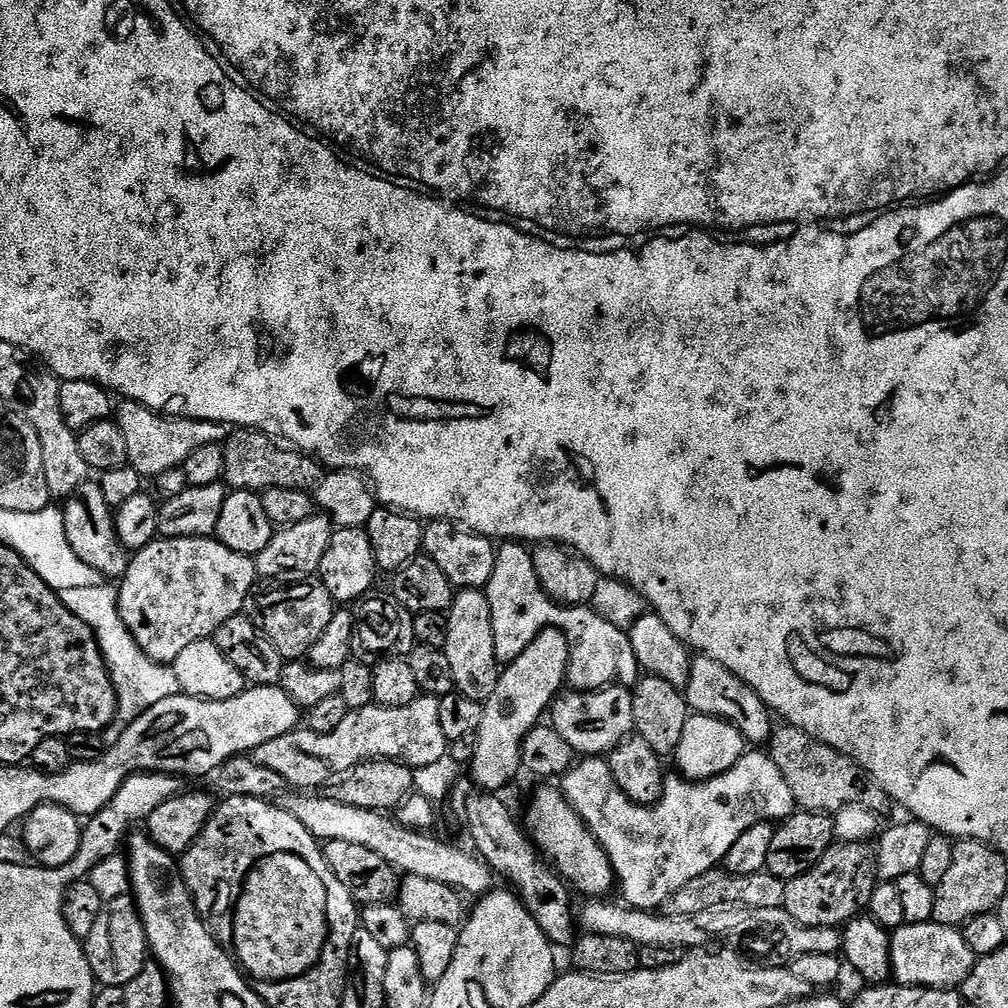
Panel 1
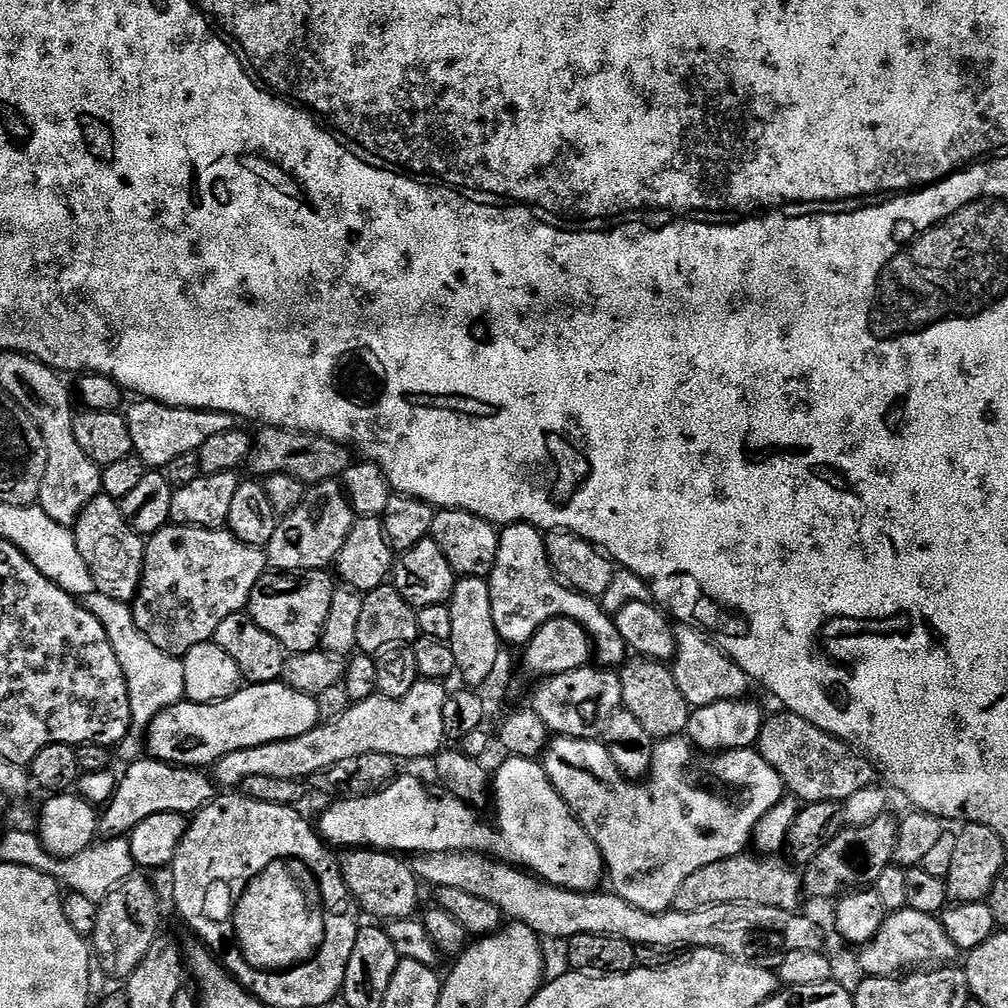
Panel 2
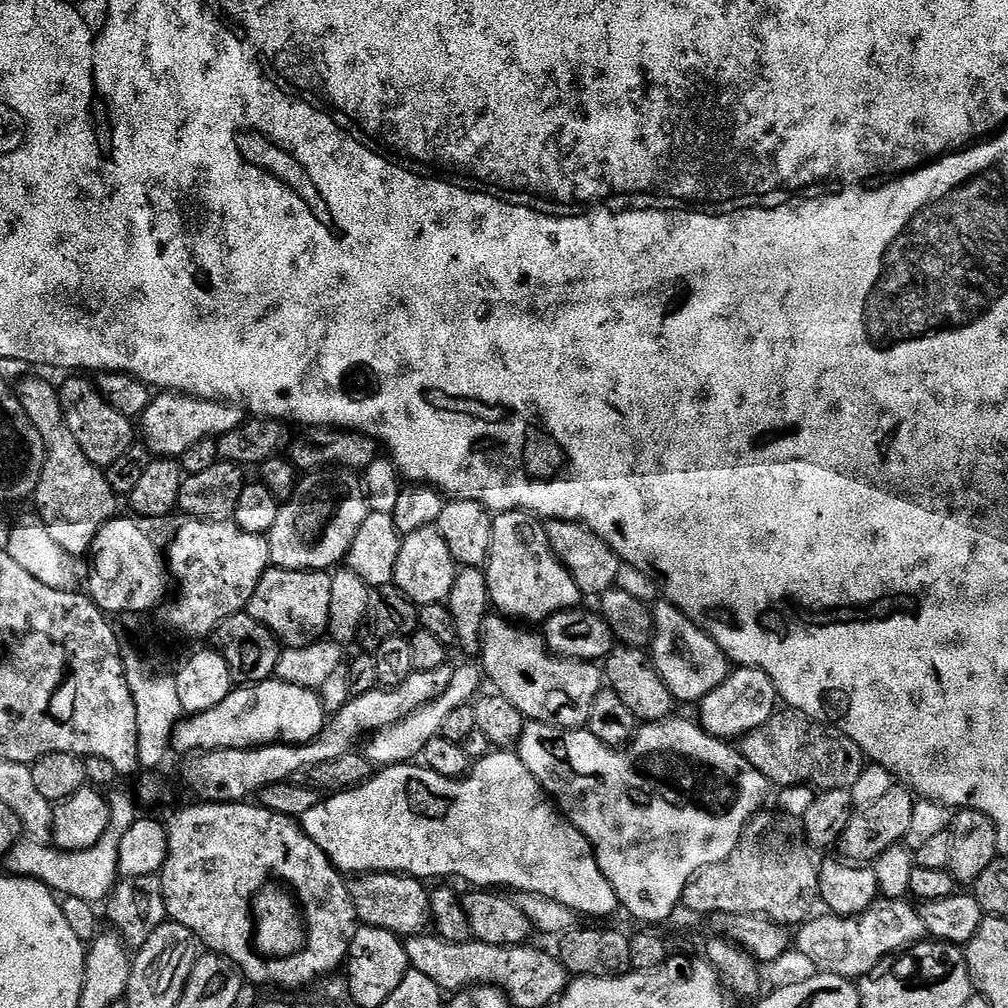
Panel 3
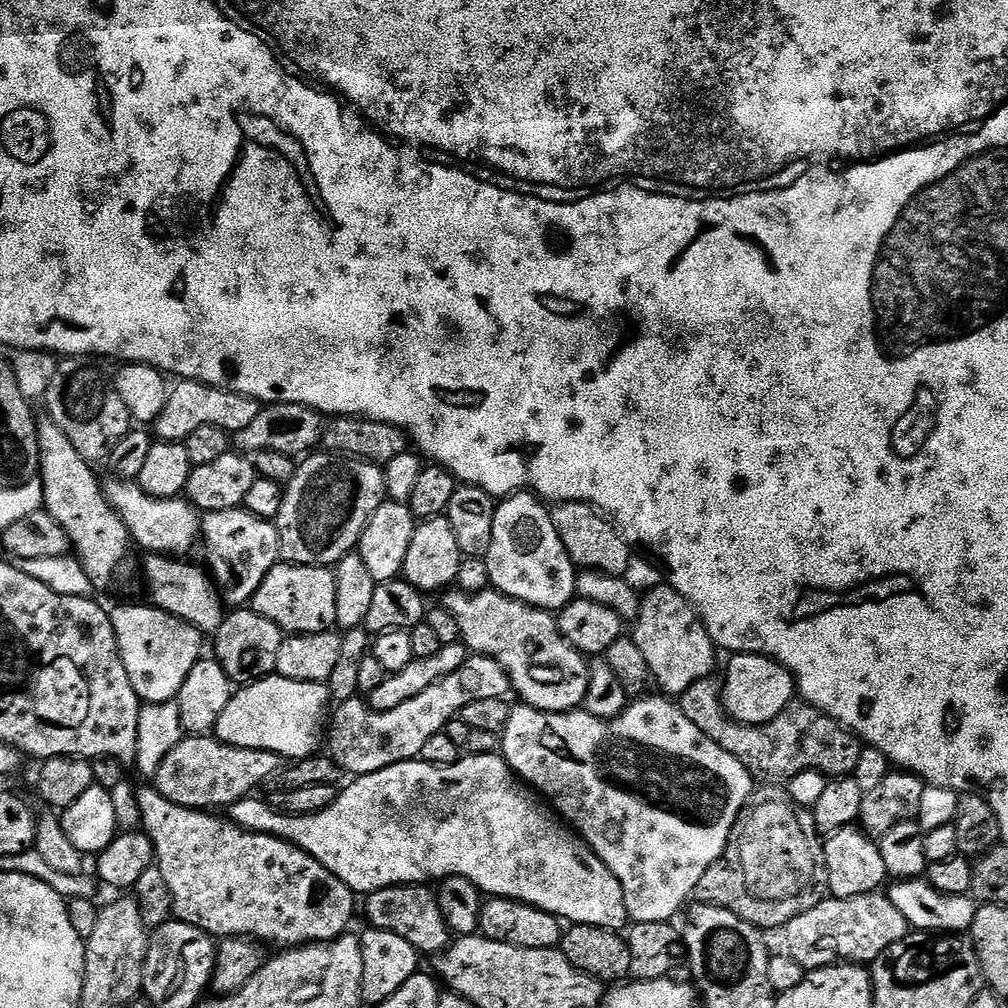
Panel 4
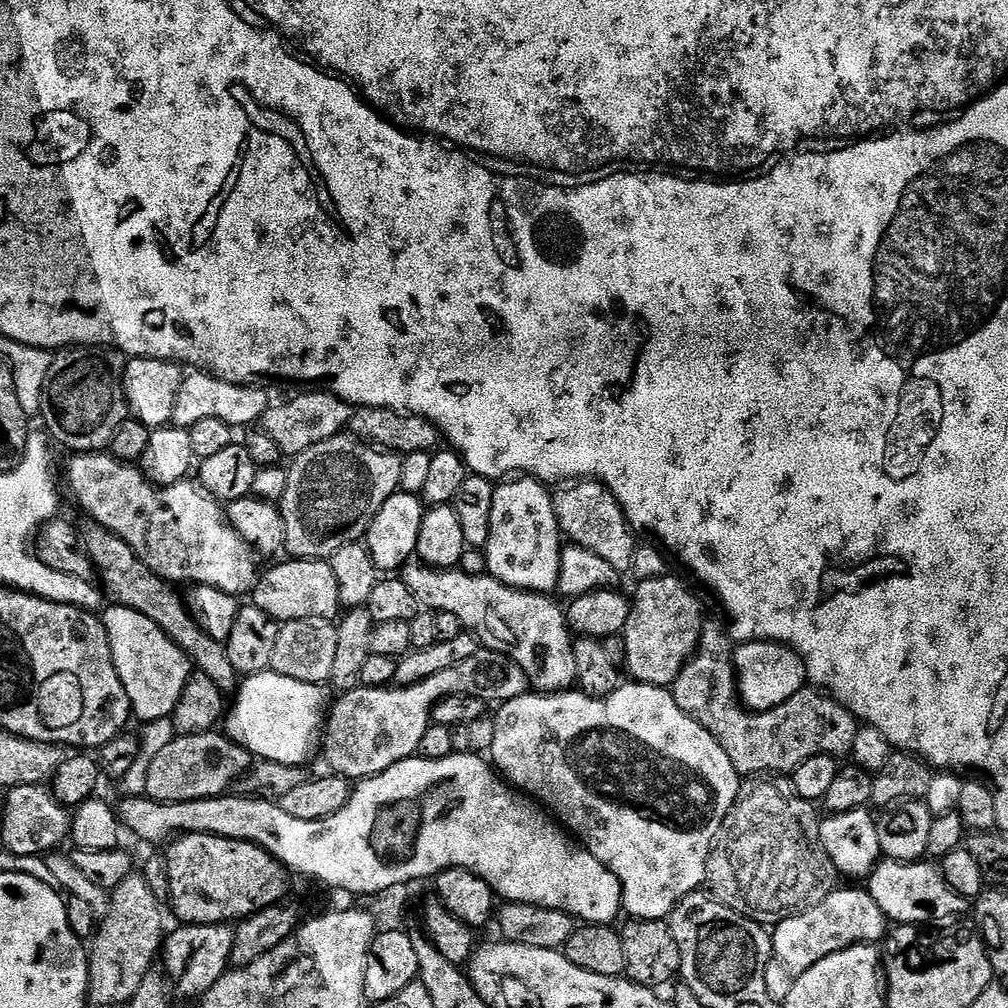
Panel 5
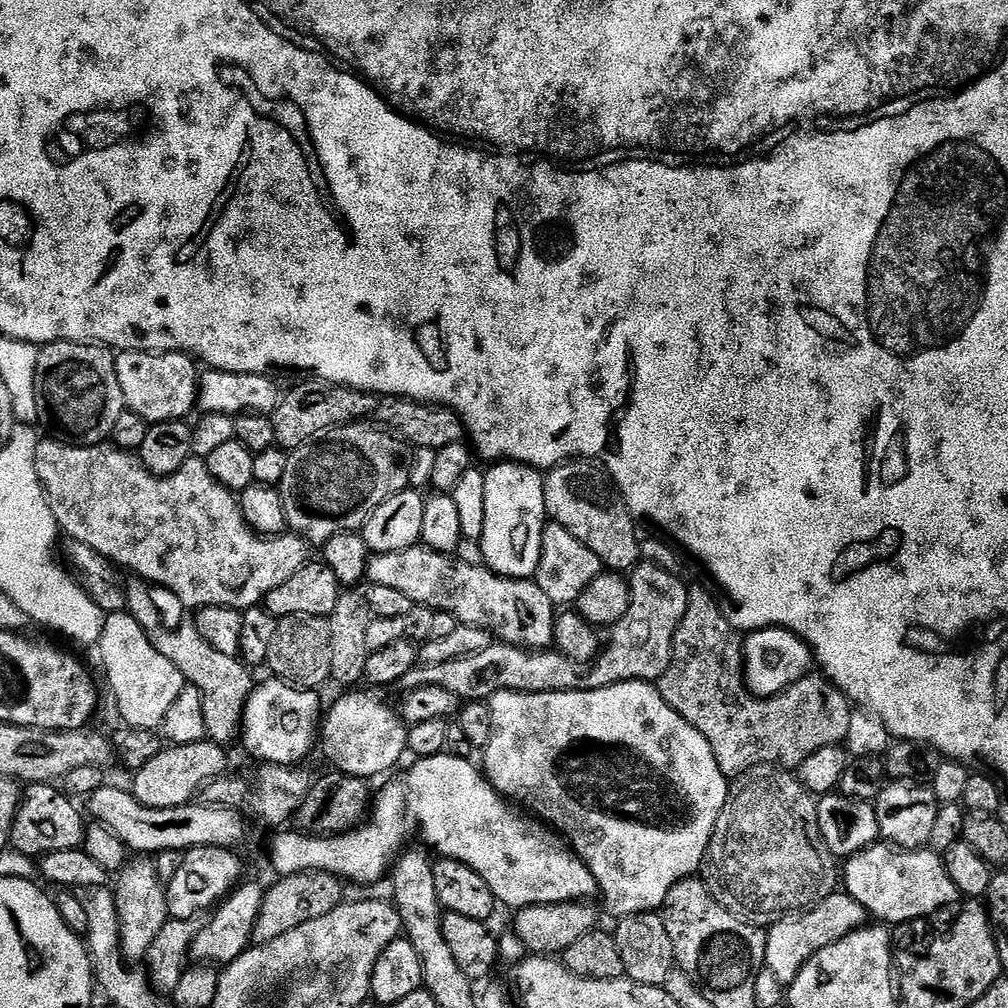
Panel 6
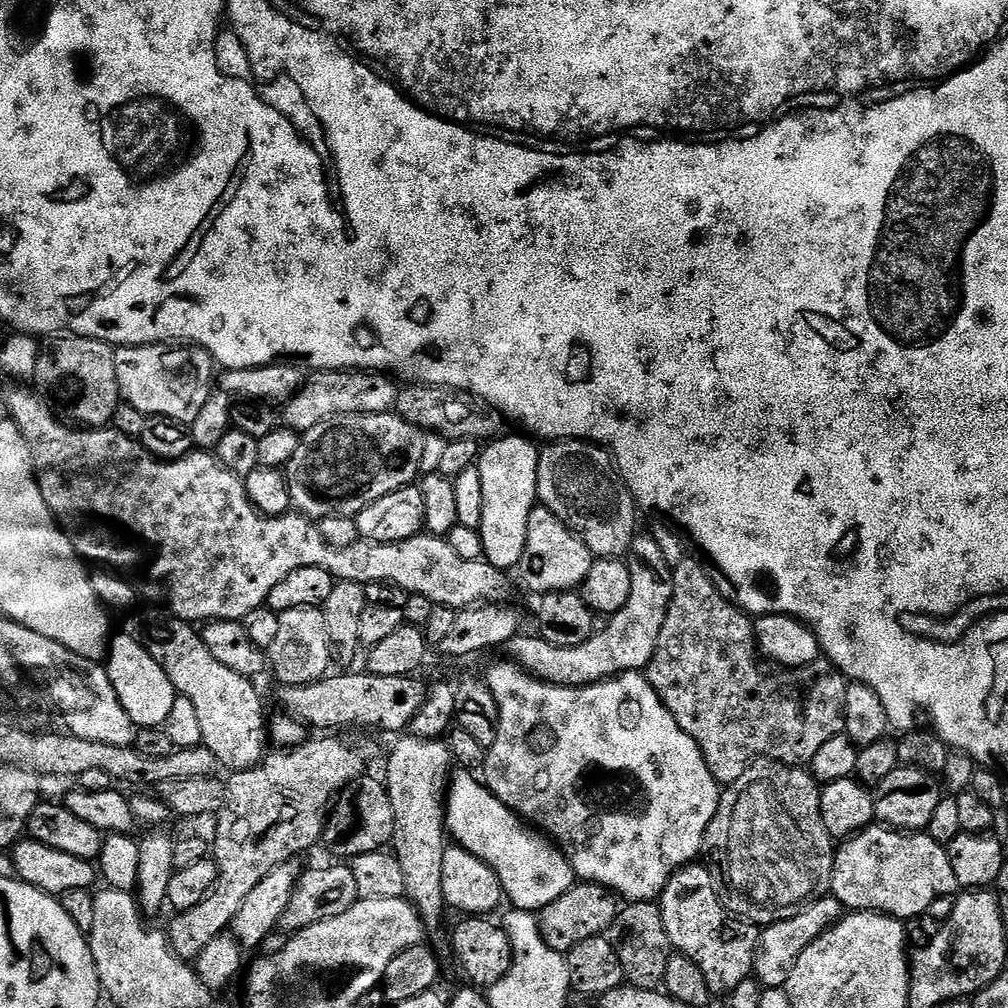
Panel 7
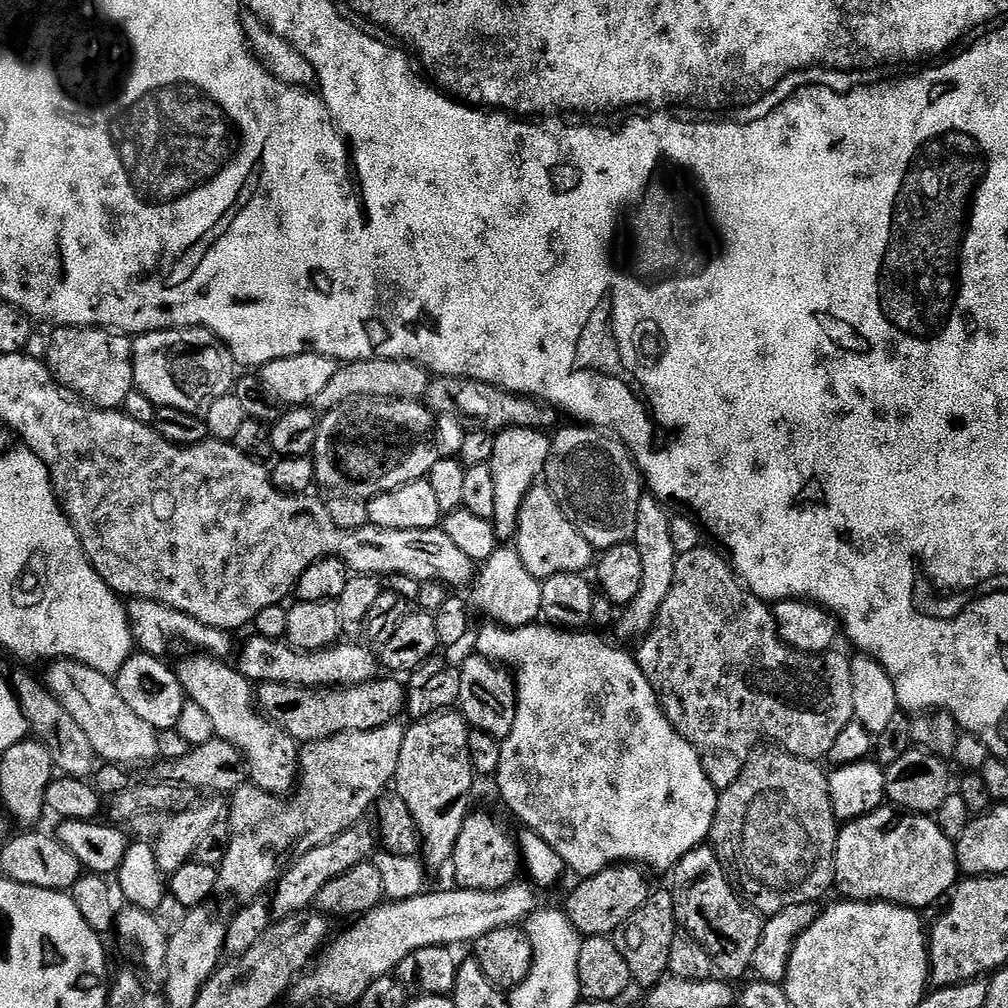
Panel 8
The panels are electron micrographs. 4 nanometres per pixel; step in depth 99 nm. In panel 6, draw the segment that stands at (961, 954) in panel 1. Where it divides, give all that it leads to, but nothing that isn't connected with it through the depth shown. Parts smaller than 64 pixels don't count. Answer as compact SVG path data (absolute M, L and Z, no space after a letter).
M837 890L818 906L789 916L786 920L780 920L767 929L765 965L772 971L774 978L778 978L780 984L791 986L802 966L807 960L814 958L818 950L846 938L852 932L857 932L858 929L865 927L869 920L868 912L863 906L854 902L854 898L850 898L847 892Z

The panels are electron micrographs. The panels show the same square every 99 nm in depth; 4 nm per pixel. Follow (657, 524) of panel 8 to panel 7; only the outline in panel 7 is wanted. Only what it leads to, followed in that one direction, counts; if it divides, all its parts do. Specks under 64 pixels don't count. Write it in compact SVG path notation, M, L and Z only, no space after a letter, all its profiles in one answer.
M651 534L637 535L632 550L626 557L630 570L630 598L622 610L607 621L604 629L593 631L592 637L582 646L554 646L539 634L517 634L506 646L511 659L537 680L557 684L563 688L581 688L587 684L600 684L626 672L647 669L658 646L658 634L666 622L672 601L672 574L674 568L667 564L663 550Z

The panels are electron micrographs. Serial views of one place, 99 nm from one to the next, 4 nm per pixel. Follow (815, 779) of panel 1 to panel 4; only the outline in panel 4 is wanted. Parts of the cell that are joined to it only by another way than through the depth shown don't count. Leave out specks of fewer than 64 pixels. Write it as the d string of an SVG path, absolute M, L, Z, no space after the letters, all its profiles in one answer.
M715 679L694 682L678 698L682 714L702 730L722 750L734 754L738 762L748 767L753 777L769 776L787 782L802 770L823 772L829 778L851 777L856 771L862 747L855 732L842 727L834 718L820 712L813 704L793 702L778 718L765 724L740 724L724 711L722 688Z

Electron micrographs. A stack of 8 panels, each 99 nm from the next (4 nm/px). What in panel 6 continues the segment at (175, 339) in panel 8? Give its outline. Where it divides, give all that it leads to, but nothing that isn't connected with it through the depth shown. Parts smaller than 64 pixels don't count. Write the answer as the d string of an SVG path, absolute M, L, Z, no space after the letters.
M120 352L116 357L118 386L122 386L127 411L138 414L149 425L168 421L183 421L198 404L200 394L201 369L196 369L197 361L186 352Z

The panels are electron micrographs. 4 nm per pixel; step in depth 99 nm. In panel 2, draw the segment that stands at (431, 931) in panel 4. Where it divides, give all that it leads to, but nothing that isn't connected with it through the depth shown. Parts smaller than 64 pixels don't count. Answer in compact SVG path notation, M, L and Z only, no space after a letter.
M354 848L345 851L338 863L352 899L365 917L377 916L380 922L387 922L411 920L417 915L416 907L420 904L422 884L413 874L411 863L407 859L374 848Z

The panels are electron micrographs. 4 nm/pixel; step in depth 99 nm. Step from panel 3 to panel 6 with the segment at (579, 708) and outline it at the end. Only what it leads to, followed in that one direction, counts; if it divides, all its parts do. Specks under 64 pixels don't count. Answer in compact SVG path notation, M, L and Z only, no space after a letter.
M423 546L376 554L368 561L369 585L391 586L402 590L413 605L437 612L449 612L461 625L484 628L499 643L513 644L529 650L548 650L556 639L557 609L542 594L535 579L512 580L497 576L487 566L475 568L447 552L435 552Z

